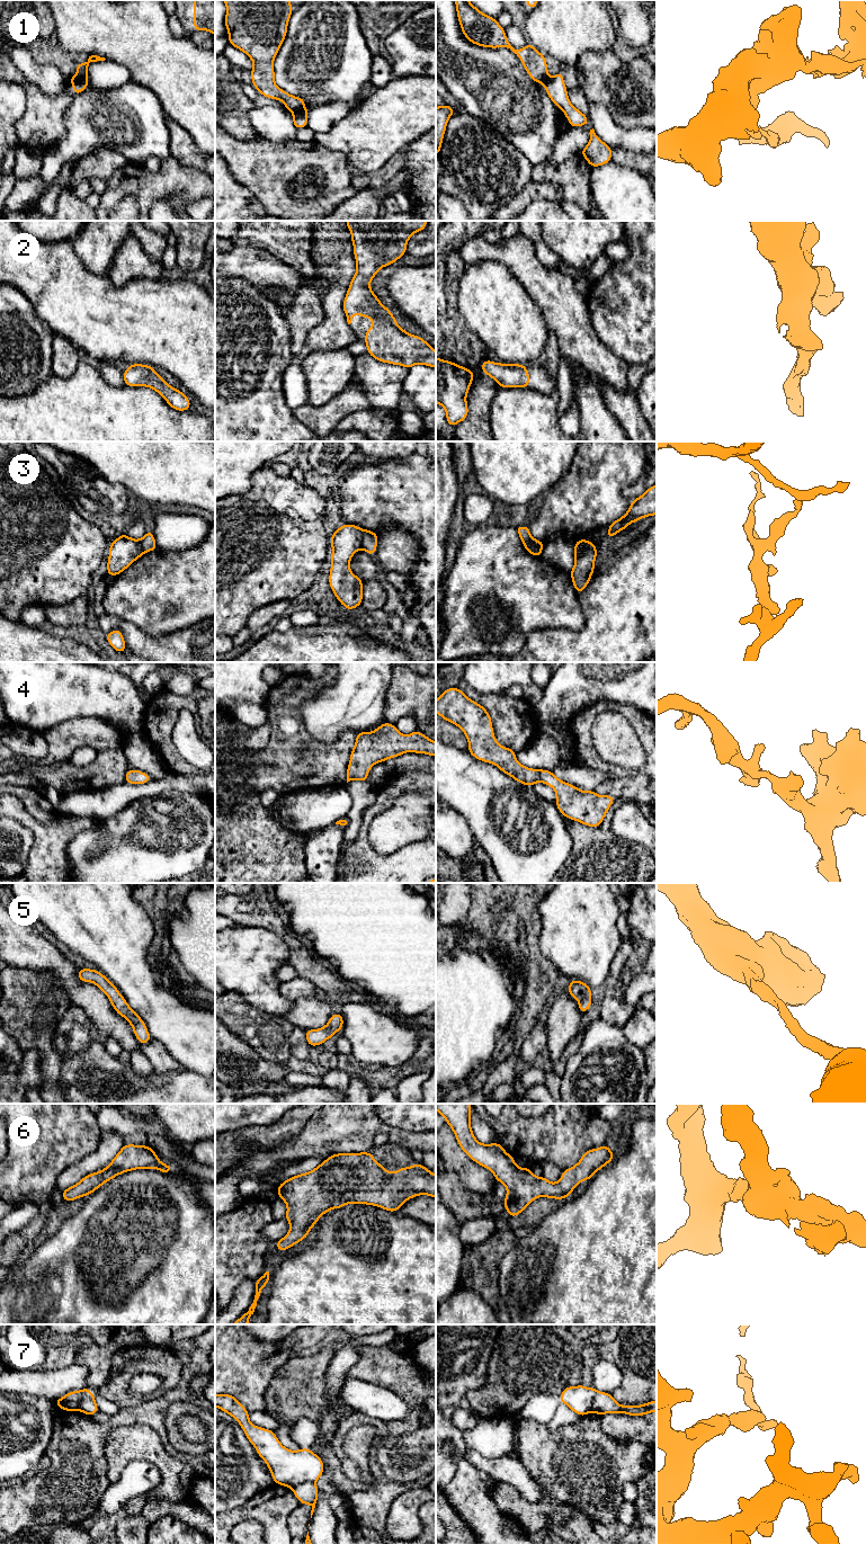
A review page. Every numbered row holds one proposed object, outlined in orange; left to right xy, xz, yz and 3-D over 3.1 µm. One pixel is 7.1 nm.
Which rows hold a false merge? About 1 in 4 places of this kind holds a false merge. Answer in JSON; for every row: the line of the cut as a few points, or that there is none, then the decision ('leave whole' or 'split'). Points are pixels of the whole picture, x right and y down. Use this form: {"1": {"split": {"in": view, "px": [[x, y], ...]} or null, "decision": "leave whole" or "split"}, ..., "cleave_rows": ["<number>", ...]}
{"1": {"split": {"in": "xy", "px": [[86, 77], [74, 79], [71, 82]]}, "decision": "split"}, "2": {"split": null, "decision": "leave whole"}, "3": {"split": {"in": "yz", "px": [[523, 542], [542, 549]]}, "decision": "split"}, "4": {"split": null, "decision": "leave whole"}, "5": {"split": null, "decision": "leave whole"}, "6": {"split": null, "decision": "leave whole"}, "7": {"split": {"in": "xy", "px": [[94, 1398], [85, 1397], [81, 1400], [79, 1410]]}, "decision": "split"}, "cleave_rows": ["1", "3", "7"]}

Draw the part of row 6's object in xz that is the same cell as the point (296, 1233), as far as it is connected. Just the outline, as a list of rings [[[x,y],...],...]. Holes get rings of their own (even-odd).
[[[370,1152],[337,1153],[329,1155],[315,1169],[283,1181],[277,1192],[278,1197],[286,1203],[285,1219],[291,1228],[289,1232],[275,1243],[278,1251],[284,1251],[307,1238],[310,1230],[324,1213],[341,1208],[346,1204],[366,1204],[396,1212],[408,1199],[416,1196],[428,1195],[436,1198],[436,1175],[421,1163],[389,1172]]]

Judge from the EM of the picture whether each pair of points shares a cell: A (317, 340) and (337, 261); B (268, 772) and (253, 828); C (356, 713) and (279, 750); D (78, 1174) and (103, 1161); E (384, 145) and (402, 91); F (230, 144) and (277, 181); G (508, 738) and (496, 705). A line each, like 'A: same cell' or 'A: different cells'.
A: same cell
B: different cells
C: different cells
D: same cell
E: same cell
F: same cell
G: same cell

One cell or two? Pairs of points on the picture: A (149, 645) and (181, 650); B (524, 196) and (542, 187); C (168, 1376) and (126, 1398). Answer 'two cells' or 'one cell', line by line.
A: one cell
B: one cell
C: one cell

